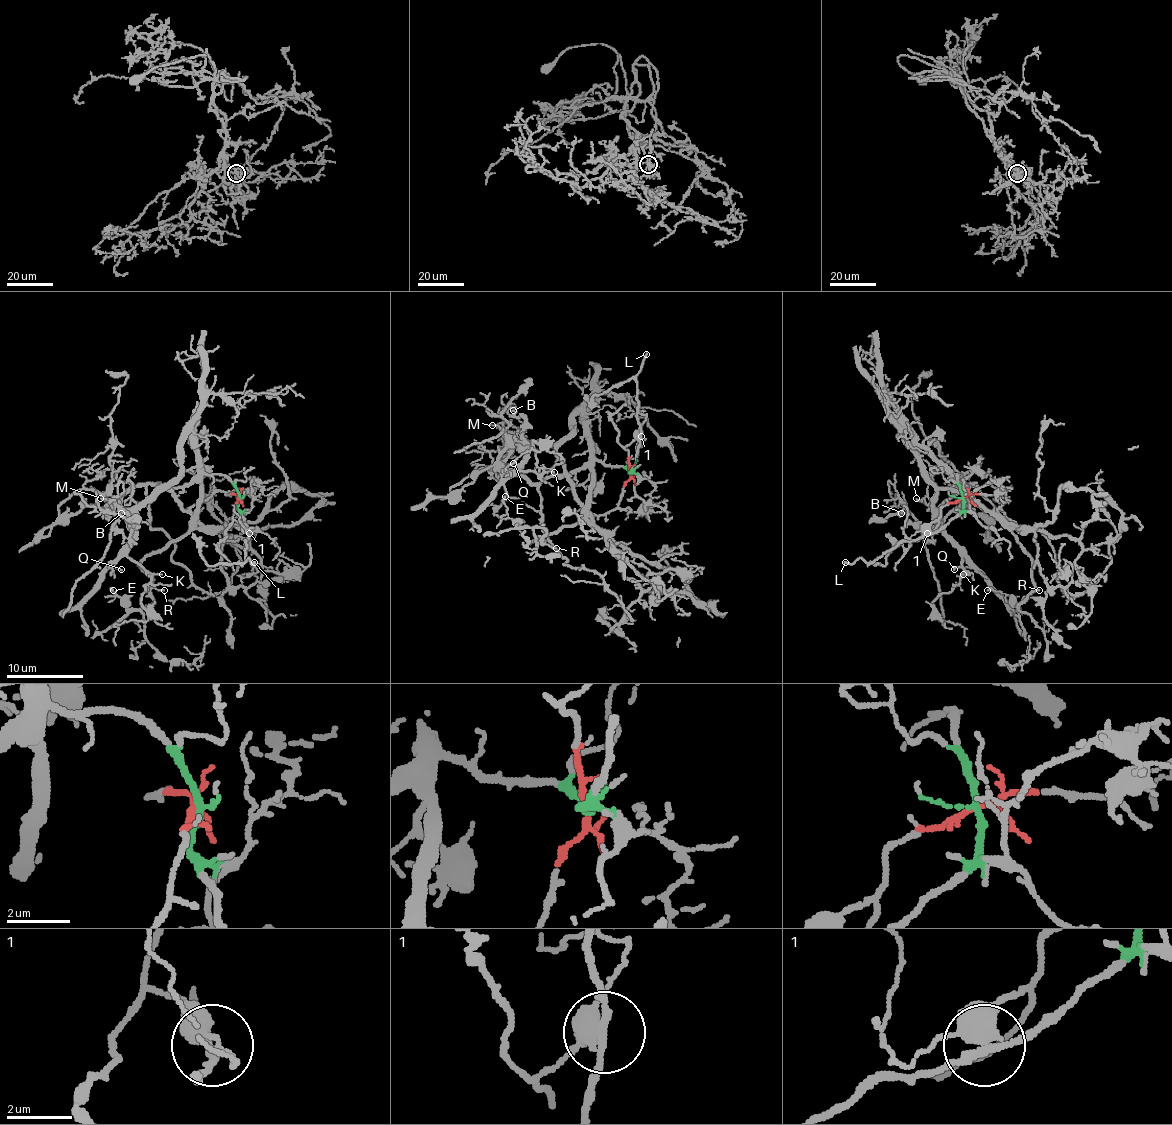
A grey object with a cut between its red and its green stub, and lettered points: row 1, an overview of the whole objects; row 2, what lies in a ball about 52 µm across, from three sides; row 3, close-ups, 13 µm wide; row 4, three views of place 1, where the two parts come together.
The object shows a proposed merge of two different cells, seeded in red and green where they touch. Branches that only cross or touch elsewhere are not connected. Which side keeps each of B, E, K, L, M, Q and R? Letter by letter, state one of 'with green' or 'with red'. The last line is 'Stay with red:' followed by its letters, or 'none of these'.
B: with green
E: with green
K: with red
L: with green
M: with red
Q: with red
R: with green
Stay with red: K, M, Q

